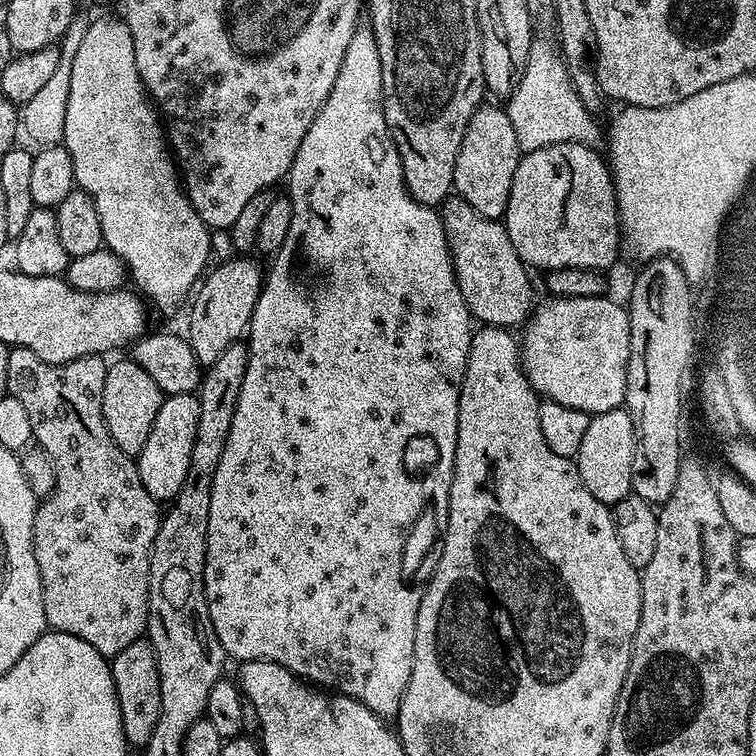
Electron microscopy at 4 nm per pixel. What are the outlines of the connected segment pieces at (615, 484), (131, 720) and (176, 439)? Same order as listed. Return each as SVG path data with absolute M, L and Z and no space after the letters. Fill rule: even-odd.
M612 406L600 410L589 419L582 446L574 458L576 469L586 482L586 490L609 506L626 498L632 491L630 466L634 462L634 426L630 414L623 407Z
M141 638L130 642L130 646L126 646L126 650L111 657L110 663L118 706L122 714L124 739L133 749L143 749L144 745L150 742L150 734L154 734L154 726L158 726L158 714L162 702L158 662L156 652L152 649L152 641Z
M190 392L165 396L160 403L158 418L154 418L150 438L146 438L136 460L142 486L146 486L148 493L158 502L175 501L178 490L182 490L182 482L186 482L186 474L190 470L190 450L194 450L196 441L199 409L199 399Z

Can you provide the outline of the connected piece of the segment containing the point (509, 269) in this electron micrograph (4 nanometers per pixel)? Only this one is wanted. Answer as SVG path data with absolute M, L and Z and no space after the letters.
M459 198L444 201L442 219L448 248L452 252L452 268L456 271L456 281L473 321L509 330L515 329L515 324L523 325L534 311L532 280L503 223L478 214L474 206Z

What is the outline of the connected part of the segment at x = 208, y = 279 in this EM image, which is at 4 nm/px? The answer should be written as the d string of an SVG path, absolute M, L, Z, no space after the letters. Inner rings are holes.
M252 258L236 259L240 260L228 260L216 269L213 267L203 277L190 300L192 309L188 312L186 339L202 366L213 364L218 358L222 358L224 351L245 335L248 324L252 321L260 288L264 284L265 273L262 268L260 272L254 261L248 260Z

